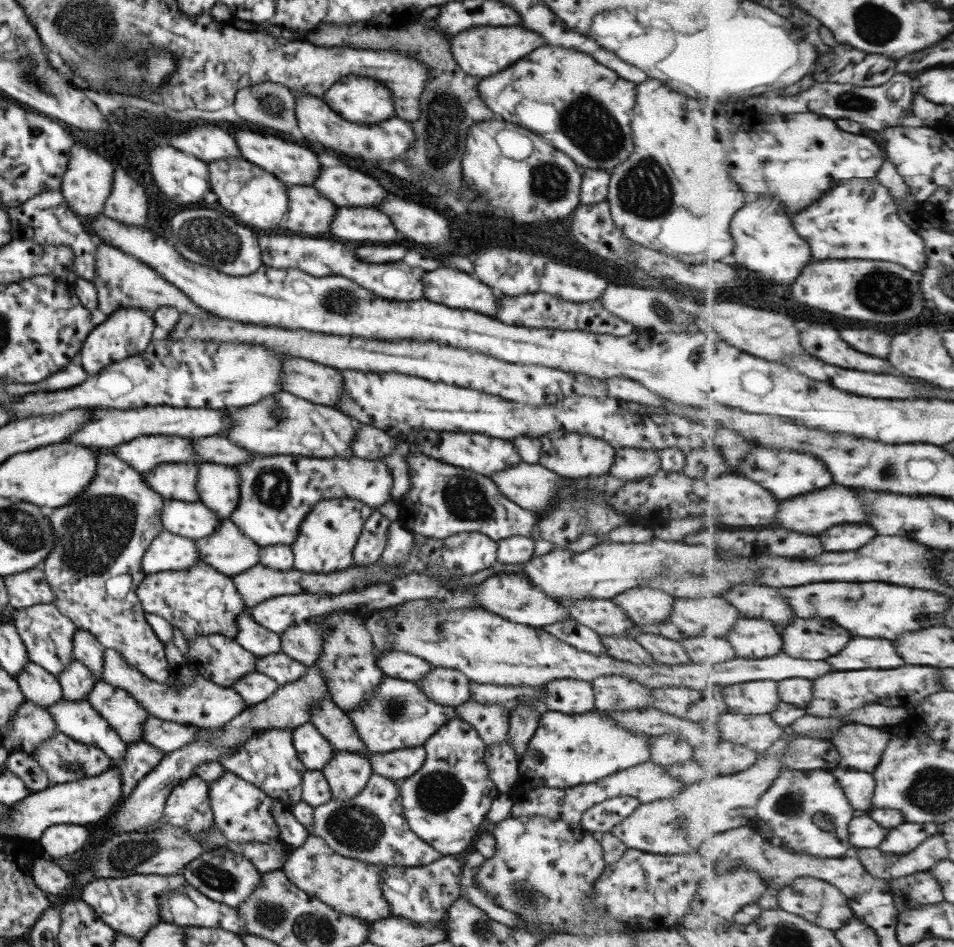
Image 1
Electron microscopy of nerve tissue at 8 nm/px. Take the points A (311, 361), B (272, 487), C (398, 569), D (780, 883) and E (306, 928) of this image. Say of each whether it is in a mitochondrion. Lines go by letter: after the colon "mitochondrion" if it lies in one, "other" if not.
A: other
B: mitochondrion
C: other
D: other
E: mitochondrion

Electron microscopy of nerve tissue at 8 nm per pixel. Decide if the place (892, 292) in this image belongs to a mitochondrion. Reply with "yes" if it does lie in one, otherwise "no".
yes

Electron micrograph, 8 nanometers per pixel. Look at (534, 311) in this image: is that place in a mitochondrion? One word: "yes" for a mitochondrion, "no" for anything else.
yes

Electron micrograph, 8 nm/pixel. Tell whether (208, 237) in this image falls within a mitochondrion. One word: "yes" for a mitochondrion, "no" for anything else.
yes

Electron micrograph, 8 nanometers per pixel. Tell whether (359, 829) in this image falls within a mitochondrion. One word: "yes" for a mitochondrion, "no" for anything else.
yes

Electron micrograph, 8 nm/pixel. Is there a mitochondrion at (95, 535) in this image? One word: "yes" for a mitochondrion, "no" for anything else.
yes

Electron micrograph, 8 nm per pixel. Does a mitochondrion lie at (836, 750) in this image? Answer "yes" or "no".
no

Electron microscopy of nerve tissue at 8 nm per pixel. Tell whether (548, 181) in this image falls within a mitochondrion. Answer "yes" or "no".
yes

